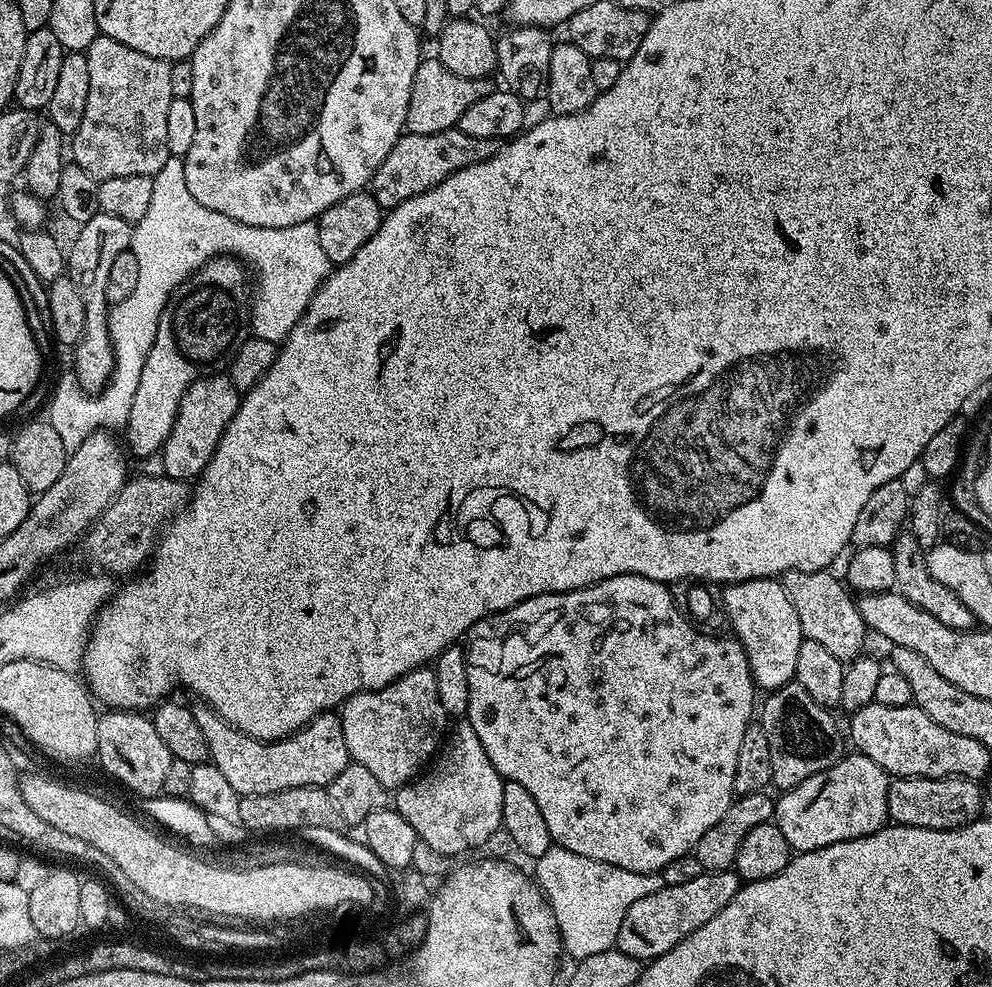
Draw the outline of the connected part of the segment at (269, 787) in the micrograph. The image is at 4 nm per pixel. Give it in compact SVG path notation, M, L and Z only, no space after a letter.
M203 702L191 705L194 718L198 718L198 727L202 729L202 738L206 738L208 747L208 760L227 780L239 796L257 796L258 794L274 794L282 790L290 790L298 786L318 786L323 788L349 764L346 750L346 737L342 735L342 722L335 711L323 712L321 716L314 717L304 728L299 728L293 736L281 740L255 740L242 734L234 726L230 726L221 718L213 708Z

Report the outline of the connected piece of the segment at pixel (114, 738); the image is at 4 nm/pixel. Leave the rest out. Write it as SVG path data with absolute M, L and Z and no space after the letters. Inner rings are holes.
M108 710L105 713L96 722L96 756L101 766L114 779L121 780L130 791L137 792L138 797L159 797L162 793L162 782L173 760L170 750L166 750L166 742L158 738L158 730L154 730L147 715L123 710Z

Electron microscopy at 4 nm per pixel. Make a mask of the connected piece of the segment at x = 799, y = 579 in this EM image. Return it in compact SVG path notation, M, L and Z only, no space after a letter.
M793 570L784 573L782 583L786 590L786 598L790 598L794 611L798 614L798 622L802 626L805 640L820 643L829 654L834 654L834 658L845 662L856 659L865 651L864 636L869 635L869 630L864 624L859 603L841 577L839 580L832 570L822 572Z

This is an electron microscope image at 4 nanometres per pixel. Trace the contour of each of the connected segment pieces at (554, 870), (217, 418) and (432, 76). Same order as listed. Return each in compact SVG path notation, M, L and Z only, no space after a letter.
M555 846L539 856L535 864L534 879L548 897L548 905L560 927L563 951L575 960L585 960L590 954L602 954L602 950L613 947L626 910L638 898L646 898L646 894L654 894L665 885L659 874L622 870Z
M226 374L203 376L201 380L192 383L184 392L174 426L158 456L163 475L185 482L203 476L204 468L210 462L226 426L234 418L241 399L242 394Z
M438 58L421 59L414 74L414 86L410 90L410 106L406 106L405 129L414 134L438 134L447 128L457 127L469 106L474 106L478 98L486 98L486 94L494 91L492 82L488 78L462 78L454 74L454 70L446 70Z

